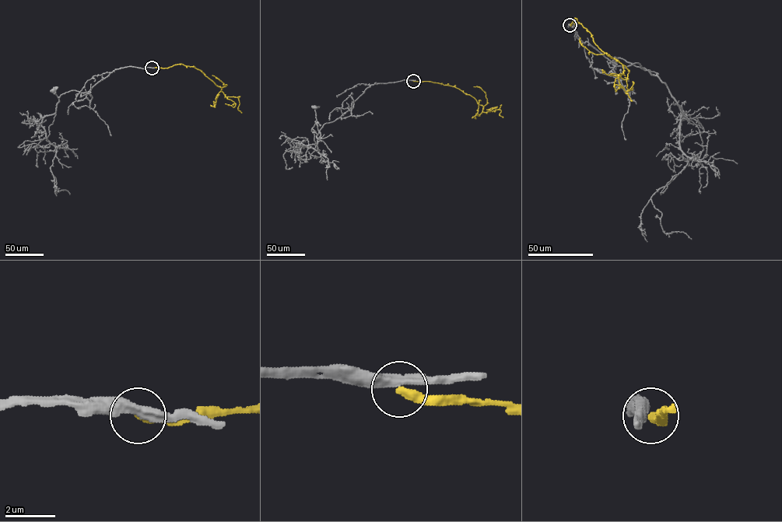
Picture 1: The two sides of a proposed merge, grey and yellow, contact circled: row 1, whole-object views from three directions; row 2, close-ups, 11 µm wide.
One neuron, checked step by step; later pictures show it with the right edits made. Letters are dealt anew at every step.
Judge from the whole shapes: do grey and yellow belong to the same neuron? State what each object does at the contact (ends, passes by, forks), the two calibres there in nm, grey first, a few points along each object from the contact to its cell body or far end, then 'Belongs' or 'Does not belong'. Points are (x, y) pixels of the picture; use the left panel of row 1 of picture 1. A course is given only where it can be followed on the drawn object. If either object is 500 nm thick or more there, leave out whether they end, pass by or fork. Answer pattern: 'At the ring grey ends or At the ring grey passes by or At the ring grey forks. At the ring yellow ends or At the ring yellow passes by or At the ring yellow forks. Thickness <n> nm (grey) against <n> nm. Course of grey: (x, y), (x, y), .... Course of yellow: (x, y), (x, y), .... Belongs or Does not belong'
At the ring grey passes by. At the ring yellow ends. Thickness 420 nm (grey) against 320 nm. Course of grey: (152, 68), (128, 66), (115, 69), (88, 92), (72, 90), (58, 97), (54, 87), (53, 90). Course of yellow: (152, 68), (168, 68), (181, 64), (199, 69), (222, 88), (226, 96), (238, 98), (238, 109), (242, 113). Does not belong

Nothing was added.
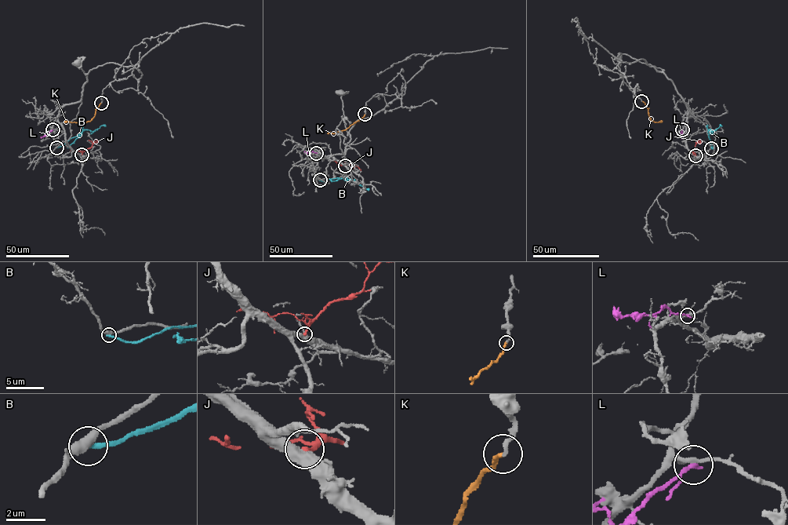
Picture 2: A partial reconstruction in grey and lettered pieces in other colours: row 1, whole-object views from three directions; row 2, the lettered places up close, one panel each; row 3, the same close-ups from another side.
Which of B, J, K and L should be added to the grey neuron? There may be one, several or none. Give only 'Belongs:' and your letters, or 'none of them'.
Belongs: K

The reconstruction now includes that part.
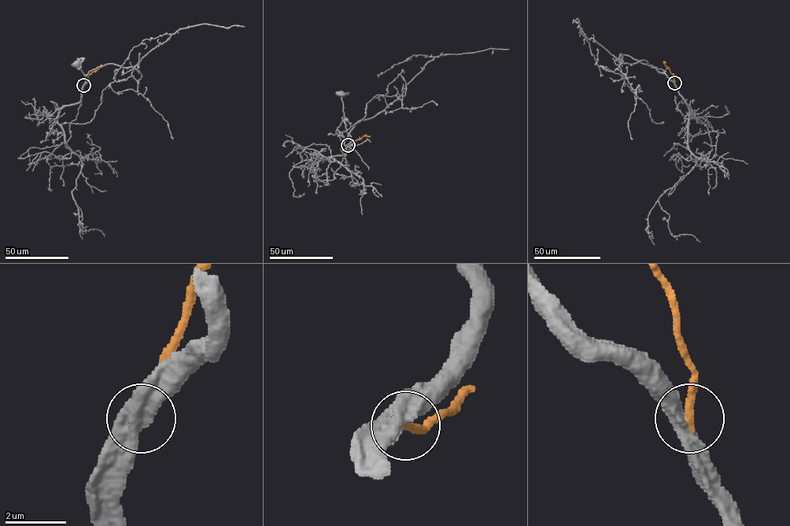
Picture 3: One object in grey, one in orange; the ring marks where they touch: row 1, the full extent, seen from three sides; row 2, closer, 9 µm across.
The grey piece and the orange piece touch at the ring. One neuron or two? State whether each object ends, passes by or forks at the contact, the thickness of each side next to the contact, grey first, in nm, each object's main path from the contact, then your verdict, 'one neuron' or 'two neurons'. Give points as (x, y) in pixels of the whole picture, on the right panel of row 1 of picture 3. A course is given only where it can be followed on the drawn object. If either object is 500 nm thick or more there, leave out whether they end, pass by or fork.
550/280 nm | grey via (674, 83), (665, 71), (642, 64), (626, 55), (622, 55), (621, 60) | orange via (674, 83), (666, 61) | one neuron

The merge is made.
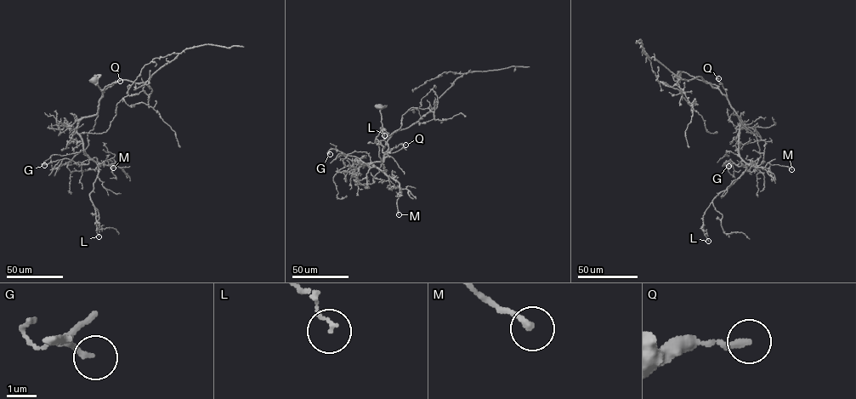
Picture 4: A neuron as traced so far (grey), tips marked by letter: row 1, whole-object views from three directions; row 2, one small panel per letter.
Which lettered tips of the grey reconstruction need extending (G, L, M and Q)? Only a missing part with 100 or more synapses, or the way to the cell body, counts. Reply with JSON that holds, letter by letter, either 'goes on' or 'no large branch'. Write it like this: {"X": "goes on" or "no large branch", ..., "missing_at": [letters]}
{"G": "no large branch", "L": "no large branch", "M": "no large branch", "Q": "no large branch", "missing_at": []}

